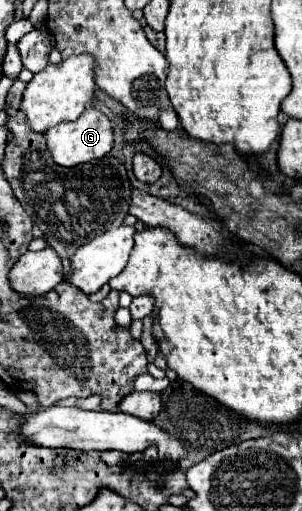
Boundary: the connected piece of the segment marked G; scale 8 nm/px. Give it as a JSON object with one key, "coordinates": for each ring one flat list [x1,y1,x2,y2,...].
{"coordinates":[[89,107,83,111,83,115,77,121,71,123,59,123,45,133,47,149,57,165,61,167,75,167,79,163,87,163,93,159,101,159,113,149,113,129,109,119,97,111,95,107]]}

